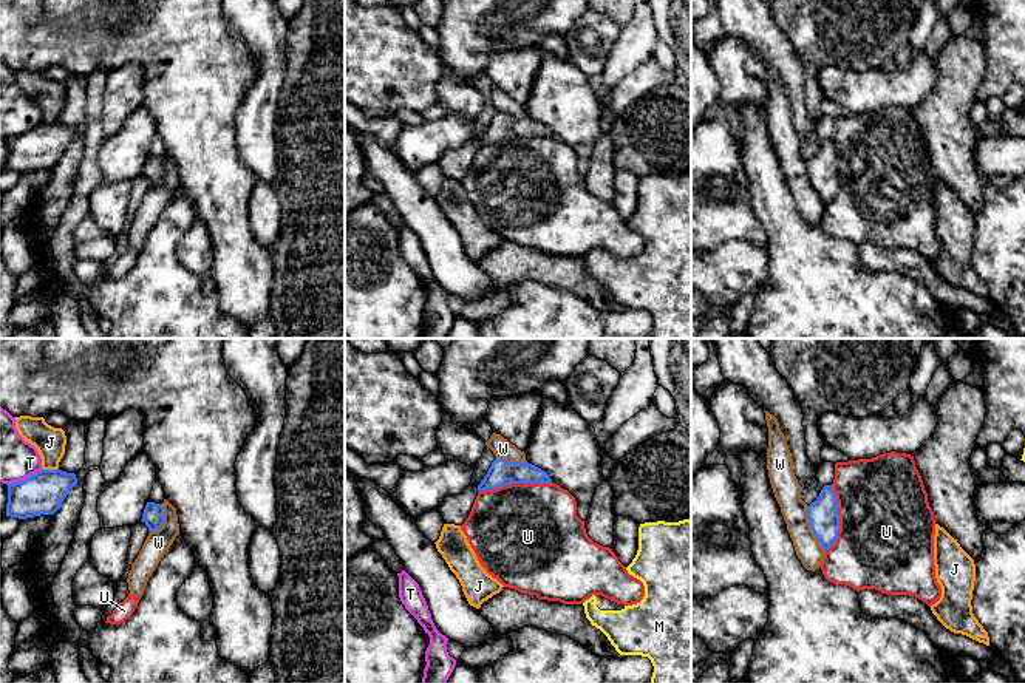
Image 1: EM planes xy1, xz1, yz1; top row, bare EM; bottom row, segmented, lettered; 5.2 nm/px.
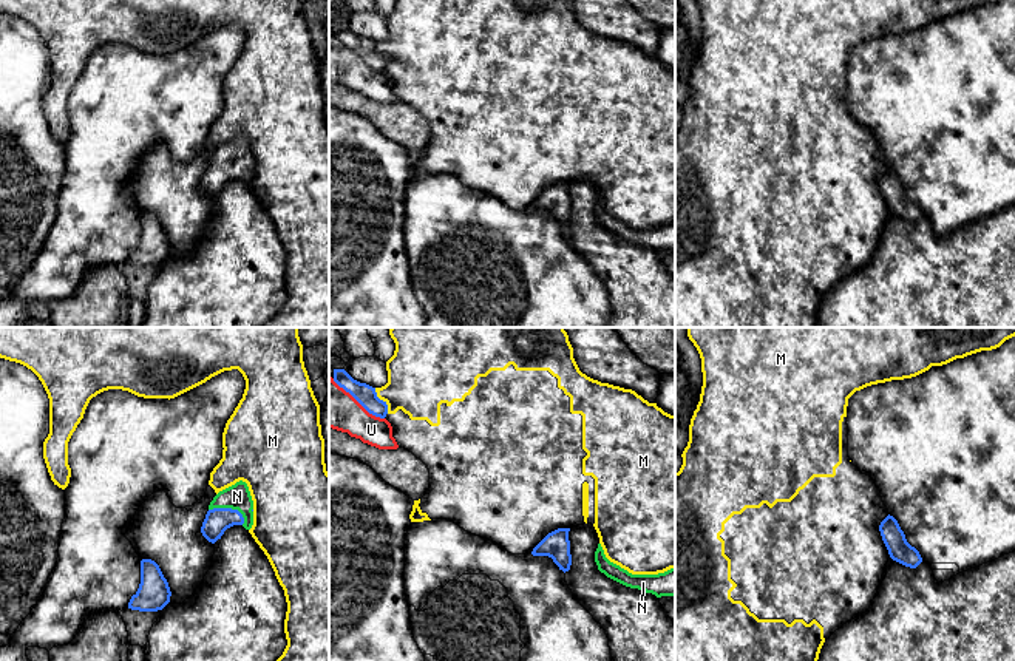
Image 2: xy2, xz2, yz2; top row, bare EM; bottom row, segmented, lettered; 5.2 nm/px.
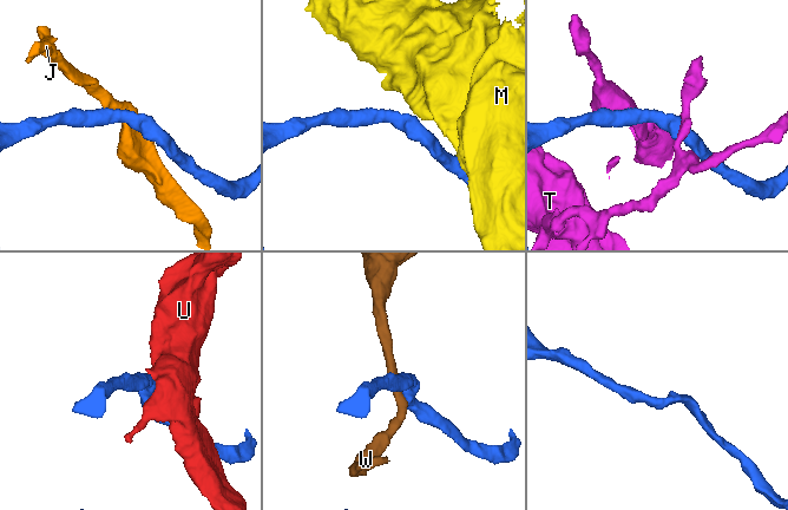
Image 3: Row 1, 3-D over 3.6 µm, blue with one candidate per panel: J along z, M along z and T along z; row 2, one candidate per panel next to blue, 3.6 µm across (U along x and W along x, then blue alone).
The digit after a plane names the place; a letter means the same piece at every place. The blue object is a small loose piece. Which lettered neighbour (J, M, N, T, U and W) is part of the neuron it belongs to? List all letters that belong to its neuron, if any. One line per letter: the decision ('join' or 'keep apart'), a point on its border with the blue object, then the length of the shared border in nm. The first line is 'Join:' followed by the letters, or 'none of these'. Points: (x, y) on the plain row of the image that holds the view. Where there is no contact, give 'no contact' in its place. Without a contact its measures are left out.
Join: N
J: keep apart | xy1 (50, 124) | 90 nm
M: keep apart | xz2 (382, 54) | 150 nm
N: join | xy2 (229, 162) | 200 nm
T: keep apart | xy1 (25, 133) | 200 nm
U: keep apart | xz1 (515, 136) | 380 nm
W: keep apart | yz1 (810, 181) | 260 nm

